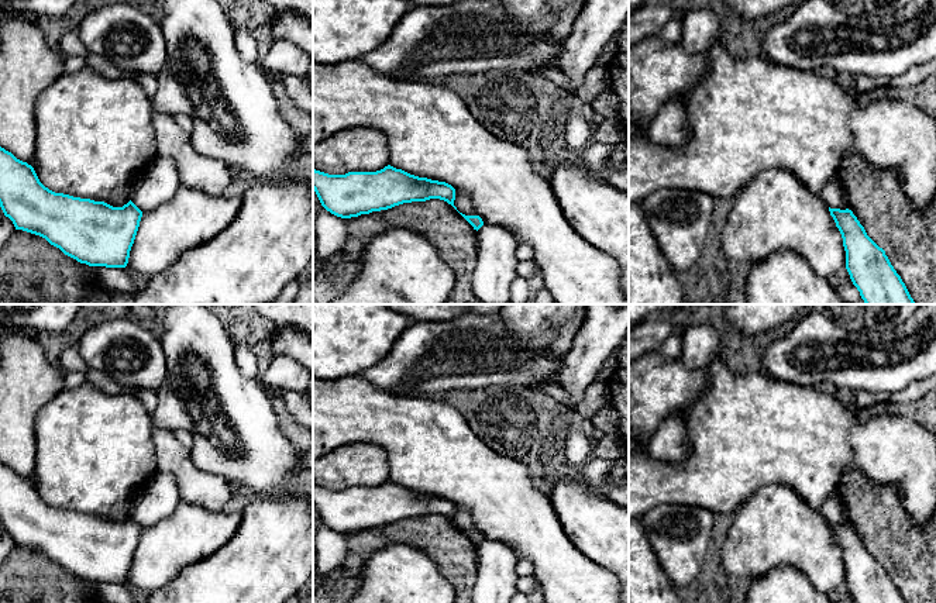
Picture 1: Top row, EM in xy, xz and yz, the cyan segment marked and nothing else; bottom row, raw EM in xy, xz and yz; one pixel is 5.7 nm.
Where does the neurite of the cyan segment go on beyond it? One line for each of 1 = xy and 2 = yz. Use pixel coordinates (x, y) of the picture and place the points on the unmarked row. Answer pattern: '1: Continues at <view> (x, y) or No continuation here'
1: No continuation here
2: No continuation here

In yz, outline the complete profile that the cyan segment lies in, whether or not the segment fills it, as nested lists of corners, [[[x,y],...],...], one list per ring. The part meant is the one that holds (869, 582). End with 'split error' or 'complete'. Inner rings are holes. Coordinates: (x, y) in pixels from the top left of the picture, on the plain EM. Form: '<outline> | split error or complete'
[[[830,524],[846,566],[846,585],[856,603],[906,603],[885,566],[866,548],[851,526]]] | complete

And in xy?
[[[0,462],[0,523],[16,545],[45,554],[65,571],[89,582],[125,583],[142,527],[130,516],[123,523],[55,509],[45,503],[34,483]]] | complete

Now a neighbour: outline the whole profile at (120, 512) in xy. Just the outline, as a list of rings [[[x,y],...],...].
[[[134,497],[127,499],[125,502],[116,504],[113,510],[109,513],[107,520],[113,523],[123,523],[130,517],[130,511],[133,509]]]

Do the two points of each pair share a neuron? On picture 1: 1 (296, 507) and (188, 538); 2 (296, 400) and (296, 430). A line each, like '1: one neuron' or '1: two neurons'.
1: two neurons
2: two neurons

